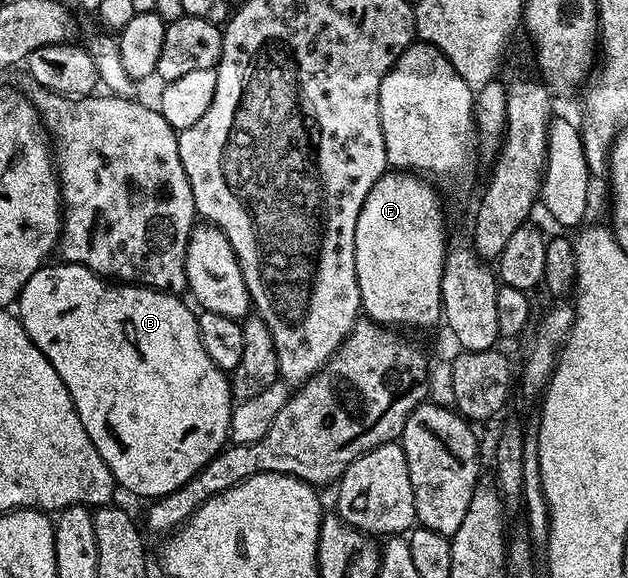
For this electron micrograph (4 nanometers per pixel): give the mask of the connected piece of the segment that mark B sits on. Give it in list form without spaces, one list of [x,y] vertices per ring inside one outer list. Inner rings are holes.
[[[48,263],[36,270],[33,278],[29,278],[29,282],[25,282],[23,291],[19,294],[17,315],[25,326],[29,338],[43,351],[45,358],[49,358],[49,362],[53,366],[53,370],[57,370],[61,382],[65,382],[69,394],[73,398],[73,406],[81,418],[81,426],[85,426],[93,446],[97,446],[97,454],[101,454],[105,466],[109,466],[116,485],[122,491],[124,488],[125,491],[132,492],[135,496],[158,498],[185,486],[185,482],[189,482],[189,478],[196,476],[217,453],[223,451],[228,443],[233,407],[228,373],[222,372],[213,362],[213,358],[209,358],[209,354],[205,354],[205,346],[201,346],[201,334],[196,313],[194,311],[191,313],[179,301],[182,299],[178,295],[166,290],[144,288],[138,284],[108,282],[104,277],[80,264],[58,263]]]

